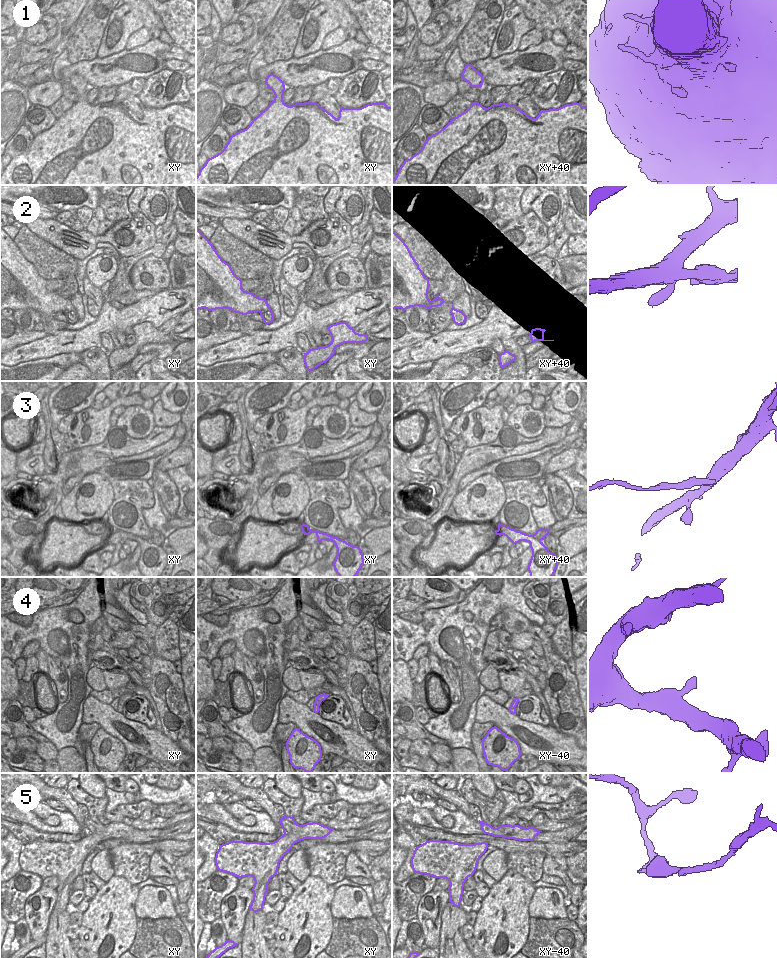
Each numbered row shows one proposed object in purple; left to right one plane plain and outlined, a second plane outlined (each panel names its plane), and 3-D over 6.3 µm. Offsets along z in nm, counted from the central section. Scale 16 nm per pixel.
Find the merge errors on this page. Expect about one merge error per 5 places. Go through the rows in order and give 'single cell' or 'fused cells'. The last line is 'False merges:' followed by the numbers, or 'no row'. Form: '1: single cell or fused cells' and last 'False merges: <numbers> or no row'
1: single cell
2: single cell
3: fused cells
4: single cell
5: single cell
False merges: 3

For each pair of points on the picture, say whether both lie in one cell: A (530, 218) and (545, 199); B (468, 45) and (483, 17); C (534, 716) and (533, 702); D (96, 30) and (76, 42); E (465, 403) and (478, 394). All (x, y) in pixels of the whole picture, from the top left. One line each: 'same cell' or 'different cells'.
A: different cells
B: same cell
C: same cell
D: same cell
E: same cell

